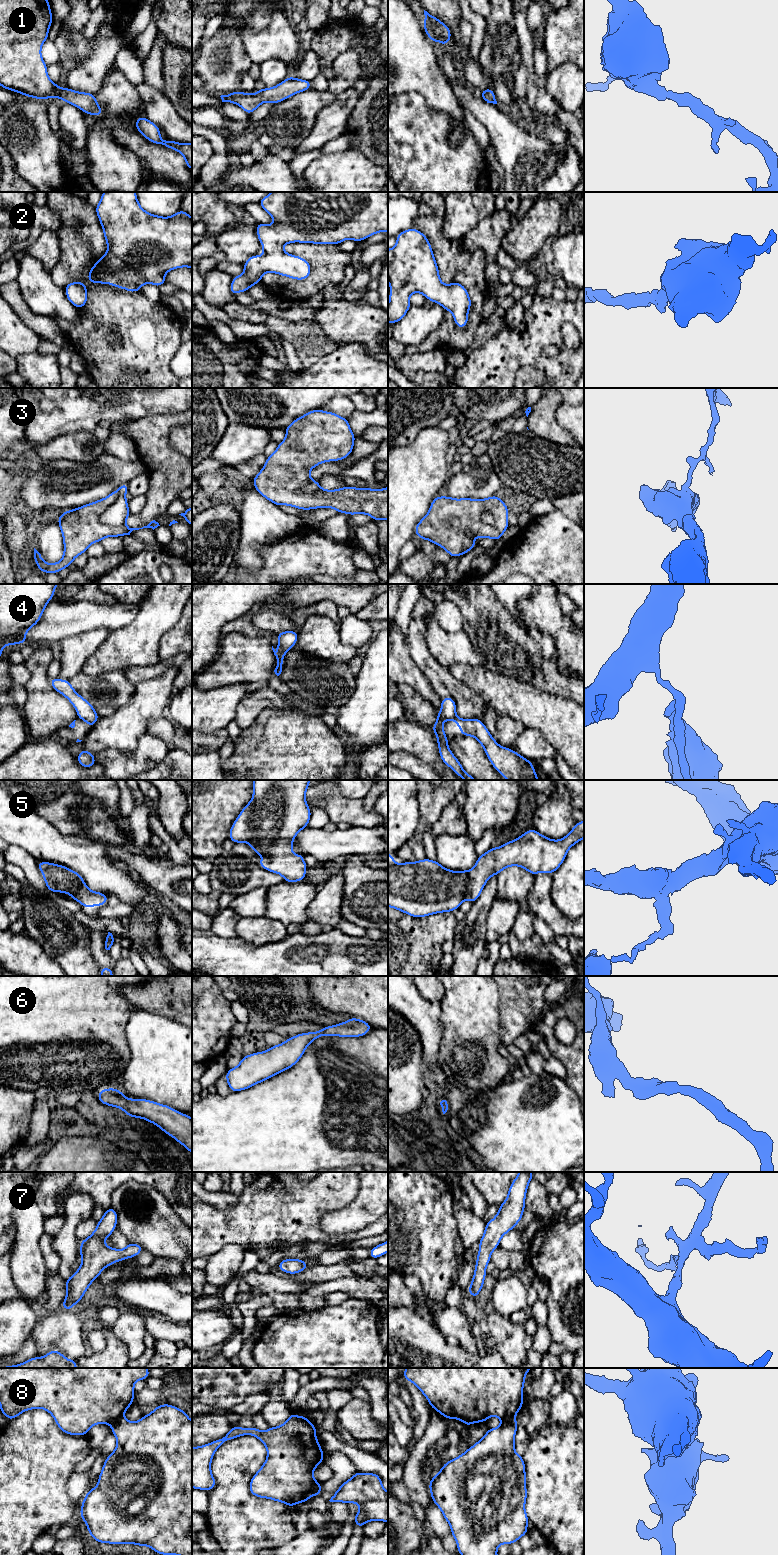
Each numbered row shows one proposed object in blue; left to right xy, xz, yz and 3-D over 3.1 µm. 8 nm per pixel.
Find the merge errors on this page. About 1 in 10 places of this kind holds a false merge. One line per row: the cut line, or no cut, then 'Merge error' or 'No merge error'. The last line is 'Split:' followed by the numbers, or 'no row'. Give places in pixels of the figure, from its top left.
1: No split. No merge error
2: No split. No merge error
3: Split along xy (118, 491), (116, 500), (100, 517), (100, 521), (103, 524). Merge error
4: Split along xz (278, 646), (288, 649). Merge error
5: No split. No merge error
6: No split. No merge error
7: No split. No merge error
8: Split along yz (514, 1416), (502, 1420). Merge error
Split: 3, 4, 8

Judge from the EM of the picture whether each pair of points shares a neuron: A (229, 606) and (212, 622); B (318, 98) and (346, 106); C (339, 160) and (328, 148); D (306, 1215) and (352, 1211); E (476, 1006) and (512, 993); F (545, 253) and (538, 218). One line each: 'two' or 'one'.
A: one
B: two
C: two
D: two
E: two
F: two

